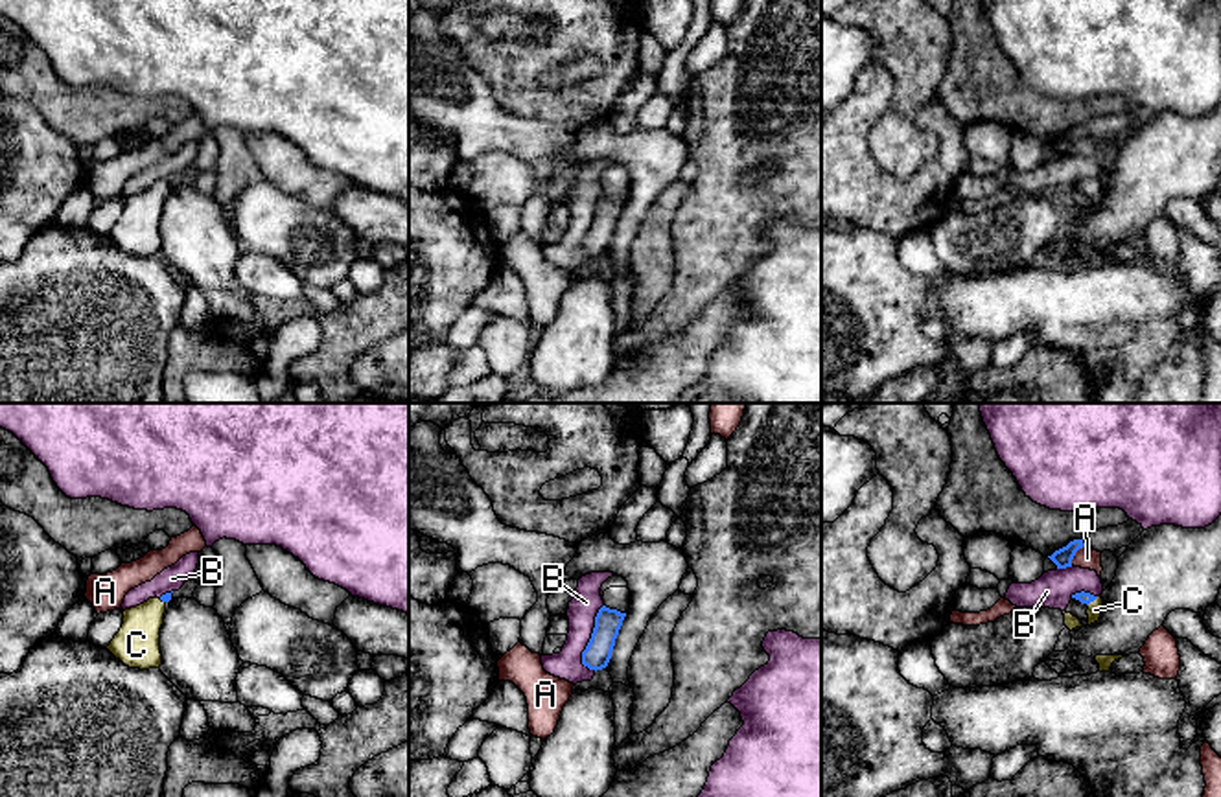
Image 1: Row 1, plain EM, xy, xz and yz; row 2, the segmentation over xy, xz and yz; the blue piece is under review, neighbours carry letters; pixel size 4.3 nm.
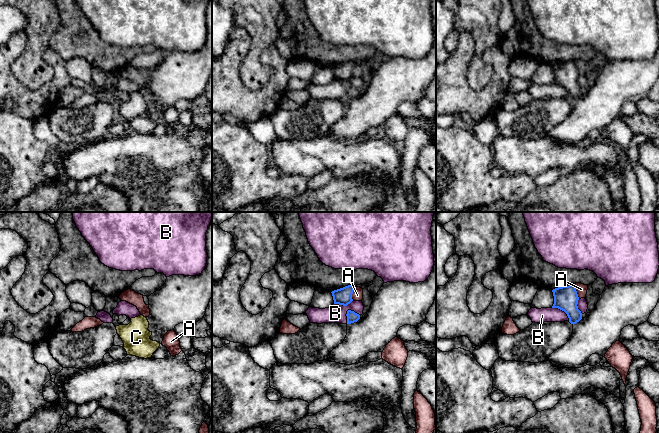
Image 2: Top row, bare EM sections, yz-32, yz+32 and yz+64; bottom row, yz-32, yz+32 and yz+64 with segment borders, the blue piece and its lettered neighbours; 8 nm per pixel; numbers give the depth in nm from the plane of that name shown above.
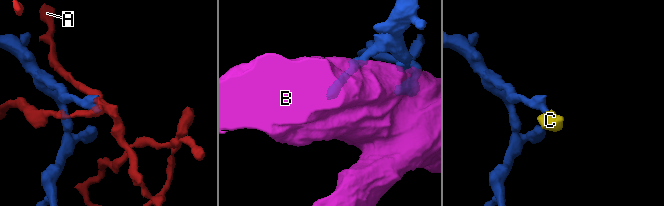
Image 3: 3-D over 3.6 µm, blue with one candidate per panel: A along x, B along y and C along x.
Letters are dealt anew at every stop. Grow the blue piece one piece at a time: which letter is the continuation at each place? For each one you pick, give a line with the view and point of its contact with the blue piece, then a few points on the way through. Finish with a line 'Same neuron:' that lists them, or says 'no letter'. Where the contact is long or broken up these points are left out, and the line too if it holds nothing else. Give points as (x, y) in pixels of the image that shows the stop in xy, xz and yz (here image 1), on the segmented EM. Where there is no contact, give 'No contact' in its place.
C: Touches blue at yz (1093, 600). Path across: yz (1083, 597), (1093, 600), (1094, 610)
Same neuron: C

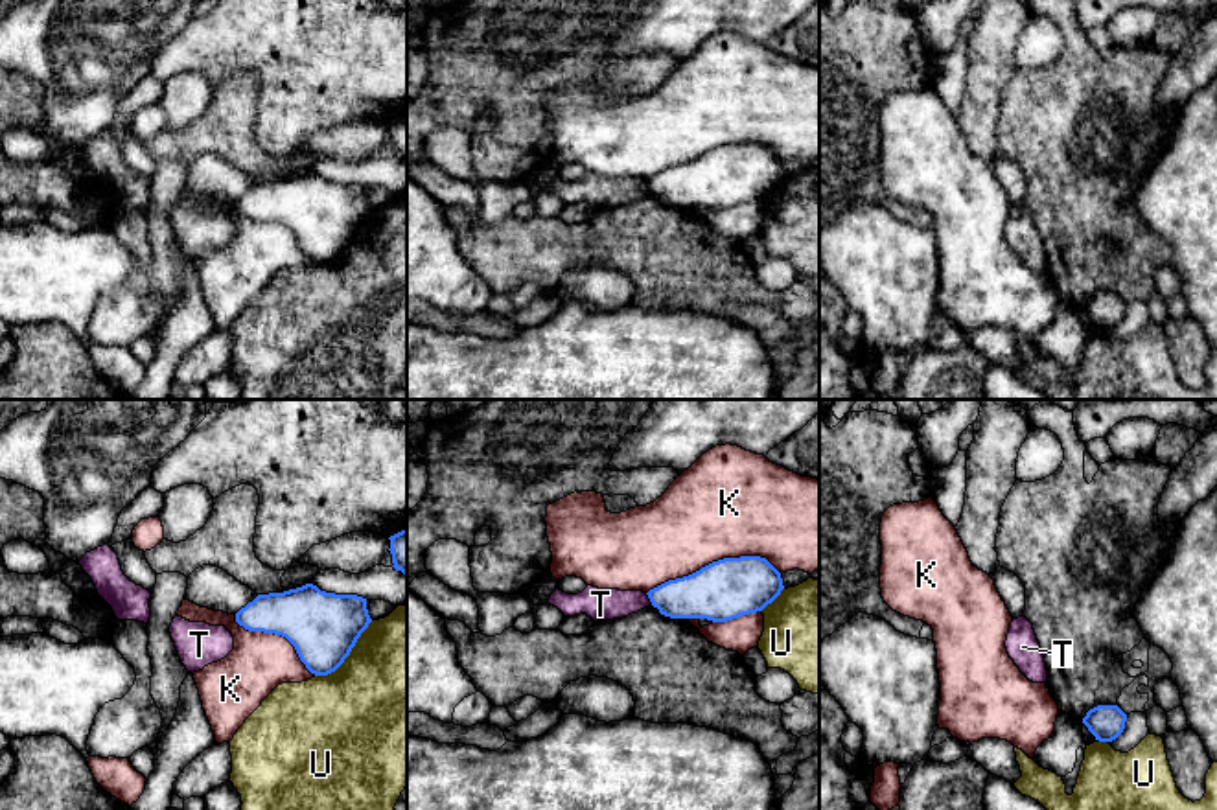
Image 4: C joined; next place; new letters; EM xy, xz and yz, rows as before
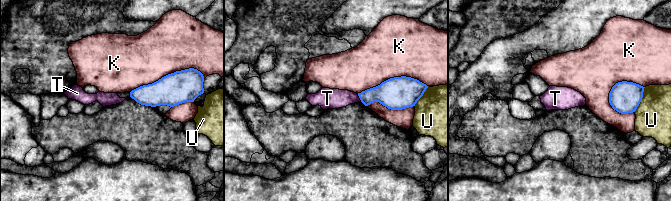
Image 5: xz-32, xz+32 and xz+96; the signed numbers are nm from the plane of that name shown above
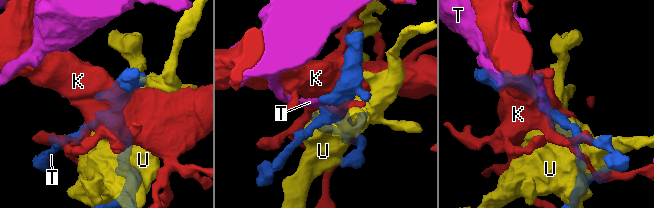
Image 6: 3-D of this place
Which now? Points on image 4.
Same neuron: no letter

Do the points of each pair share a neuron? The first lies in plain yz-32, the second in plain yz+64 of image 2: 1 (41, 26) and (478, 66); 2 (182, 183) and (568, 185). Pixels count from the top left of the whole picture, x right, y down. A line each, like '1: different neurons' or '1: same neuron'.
1: same neuron
2: different neurons

